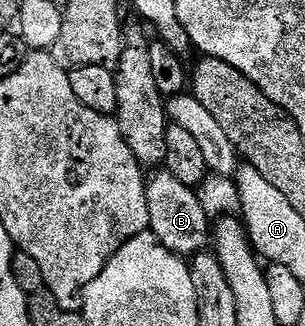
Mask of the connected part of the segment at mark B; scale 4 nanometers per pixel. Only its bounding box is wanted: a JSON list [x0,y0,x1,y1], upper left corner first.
[146,169,212,257]

